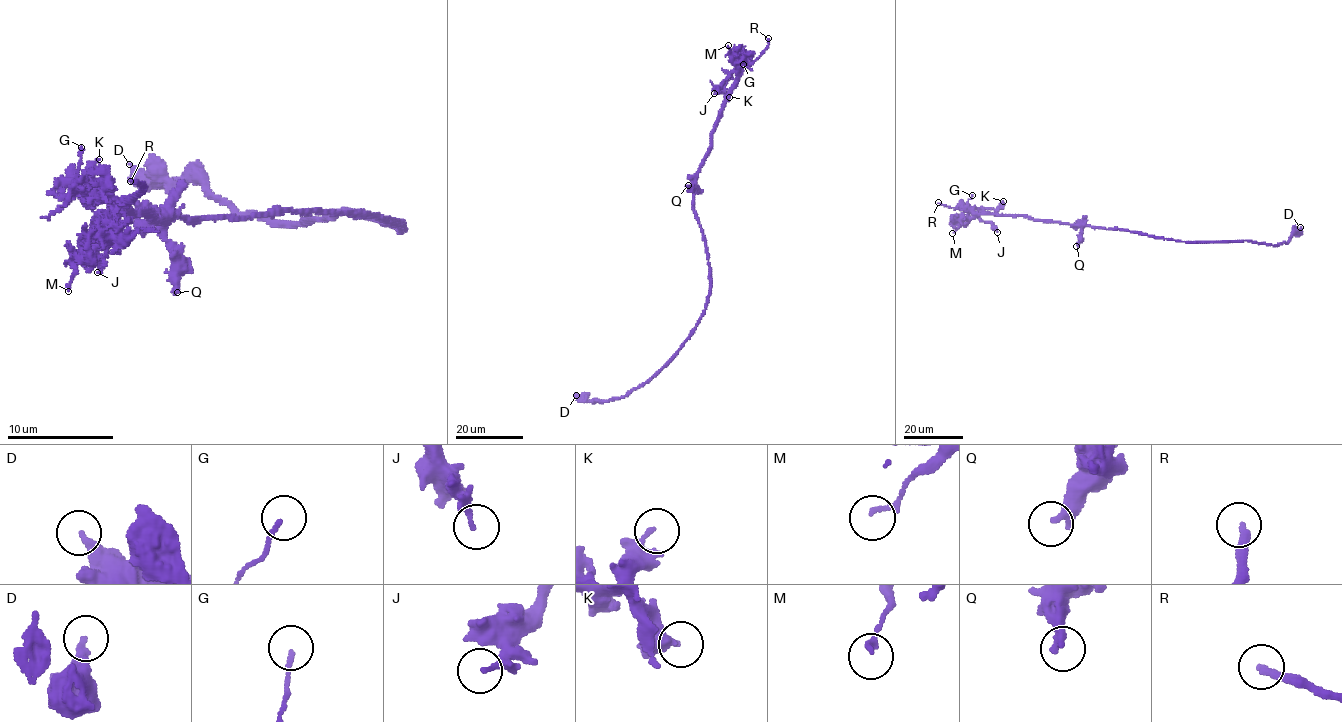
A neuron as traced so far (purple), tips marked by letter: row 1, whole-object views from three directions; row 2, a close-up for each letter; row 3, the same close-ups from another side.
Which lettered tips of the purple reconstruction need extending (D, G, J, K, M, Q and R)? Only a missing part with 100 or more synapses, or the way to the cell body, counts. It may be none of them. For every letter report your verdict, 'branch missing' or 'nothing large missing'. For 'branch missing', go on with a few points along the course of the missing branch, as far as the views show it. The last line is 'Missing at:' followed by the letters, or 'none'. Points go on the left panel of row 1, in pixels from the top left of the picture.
D: nothing large missing
G: nothing large missing
J: nothing large missing
K: nothing large missing
M: nothing large missing
Q: nothing large missing
R: branch missing
Missing at: R

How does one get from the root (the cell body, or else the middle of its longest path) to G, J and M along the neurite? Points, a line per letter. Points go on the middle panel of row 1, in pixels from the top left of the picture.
G: (708, 257), (702, 229), (694, 210), (695, 174), (710, 149), (711, 132), (739, 73), (739, 57), (743, 64)
J: (708, 257), (694, 210), (695, 174), (710, 149), (711, 132), (736, 81), (736, 70), (714, 93)
M: (708, 257), (694, 210), (695, 174), (710, 149), (711, 132), (736, 81), (736, 65), (728, 45)

